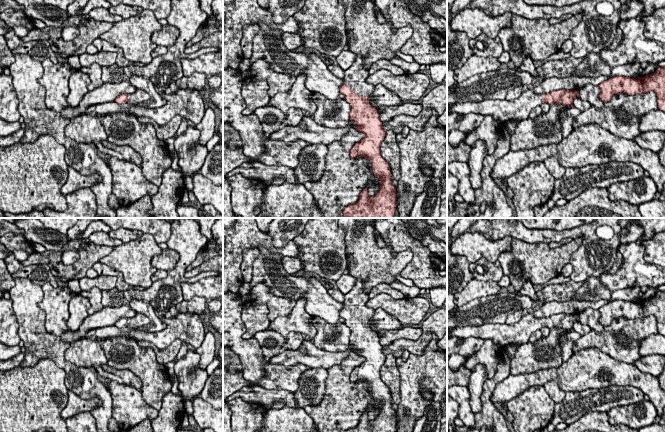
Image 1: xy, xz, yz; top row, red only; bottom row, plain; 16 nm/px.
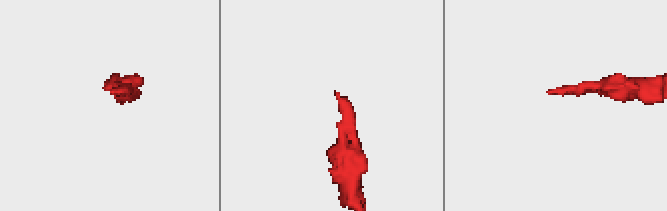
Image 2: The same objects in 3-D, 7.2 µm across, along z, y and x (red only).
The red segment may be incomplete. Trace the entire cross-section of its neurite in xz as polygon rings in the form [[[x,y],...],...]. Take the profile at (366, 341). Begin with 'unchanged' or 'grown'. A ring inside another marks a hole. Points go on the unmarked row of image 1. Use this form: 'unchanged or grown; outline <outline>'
grown; outline [[[356,278],[353,288],[344,295],[344,308],[340,311],[340,317],[350,328],[349,343],[357,348],[354,352],[365,359],[351,372],[350,382],[364,381],[371,385],[372,397],[380,404],[380,413],[375,420],[369,420],[366,411],[361,415],[359,424],[345,432],[396,432],[396,412],[392,408],[389,388],[380,376],[386,355],[382,351],[378,332],[369,327],[369,320],[375,310],[366,306],[370,298],[363,284],[363,280]]]

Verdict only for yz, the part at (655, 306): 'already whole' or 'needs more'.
already whole

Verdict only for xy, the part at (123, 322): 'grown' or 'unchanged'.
grown

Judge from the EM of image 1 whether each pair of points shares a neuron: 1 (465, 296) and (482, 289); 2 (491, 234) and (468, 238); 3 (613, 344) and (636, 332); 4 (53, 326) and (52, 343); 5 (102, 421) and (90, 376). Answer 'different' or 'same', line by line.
1: same
2: different
3: same
4: different
5: same

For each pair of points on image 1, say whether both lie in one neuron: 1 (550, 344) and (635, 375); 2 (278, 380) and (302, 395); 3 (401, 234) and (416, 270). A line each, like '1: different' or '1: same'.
1: different
2: different
3: same

